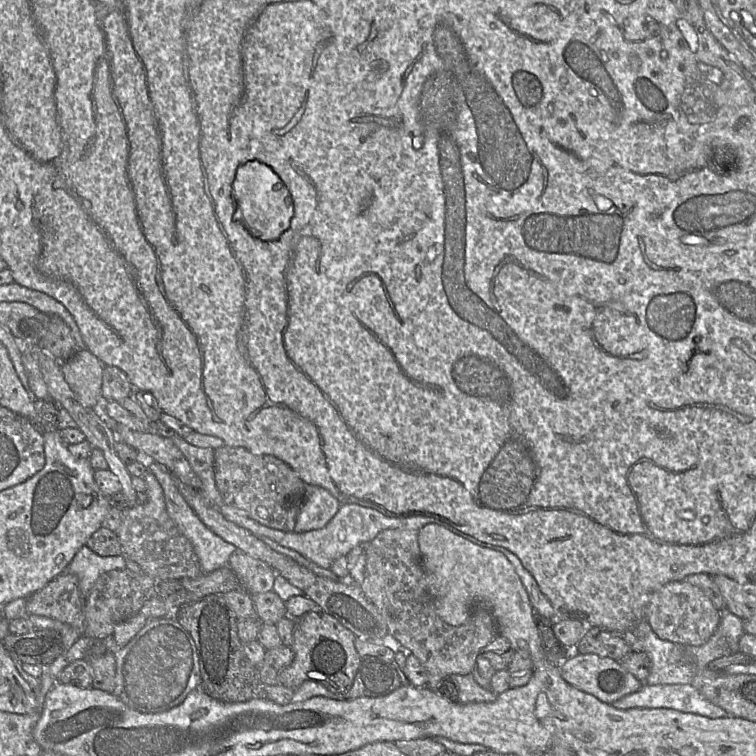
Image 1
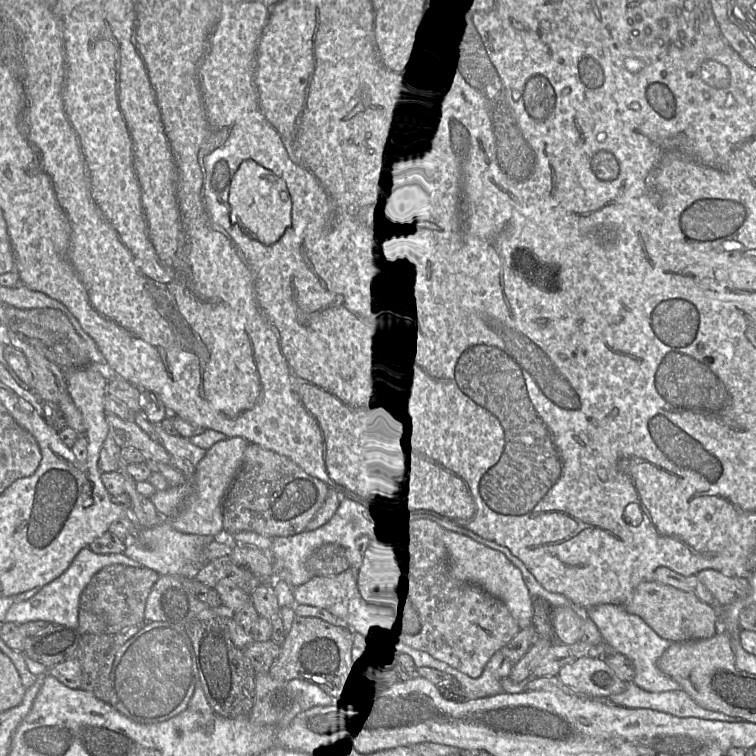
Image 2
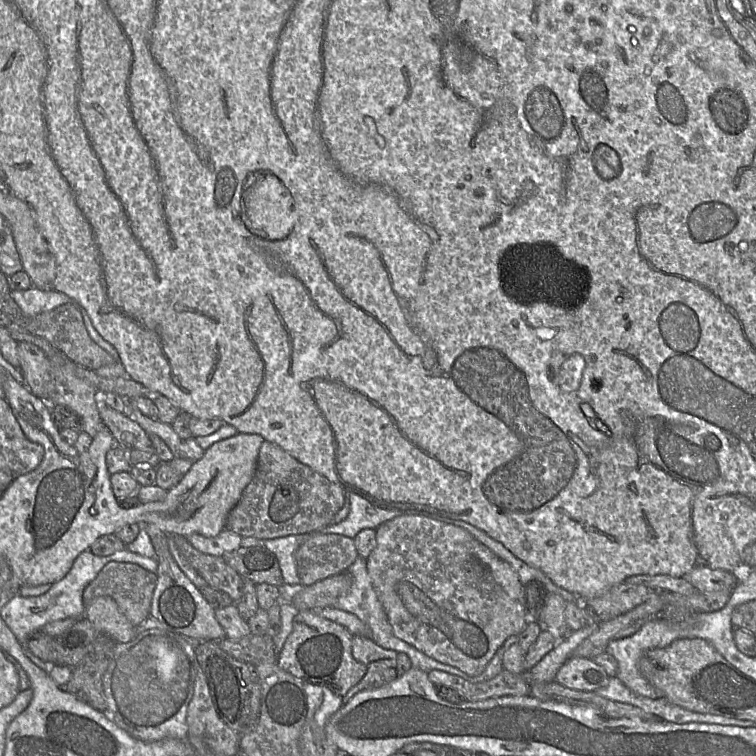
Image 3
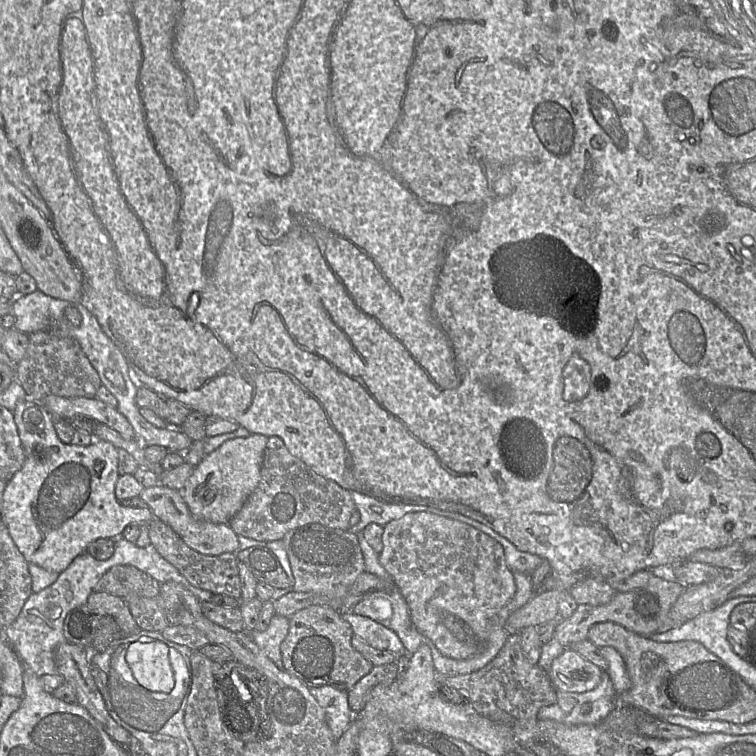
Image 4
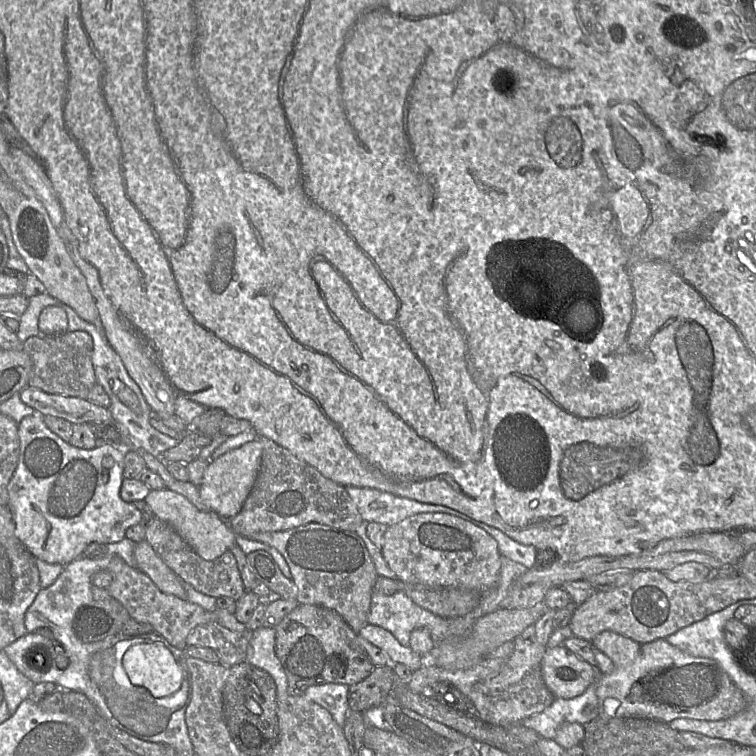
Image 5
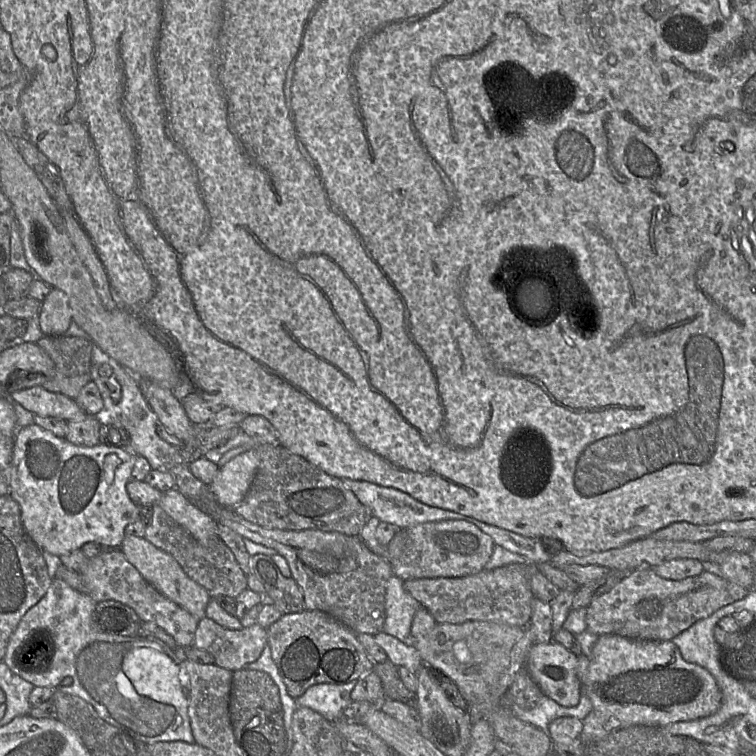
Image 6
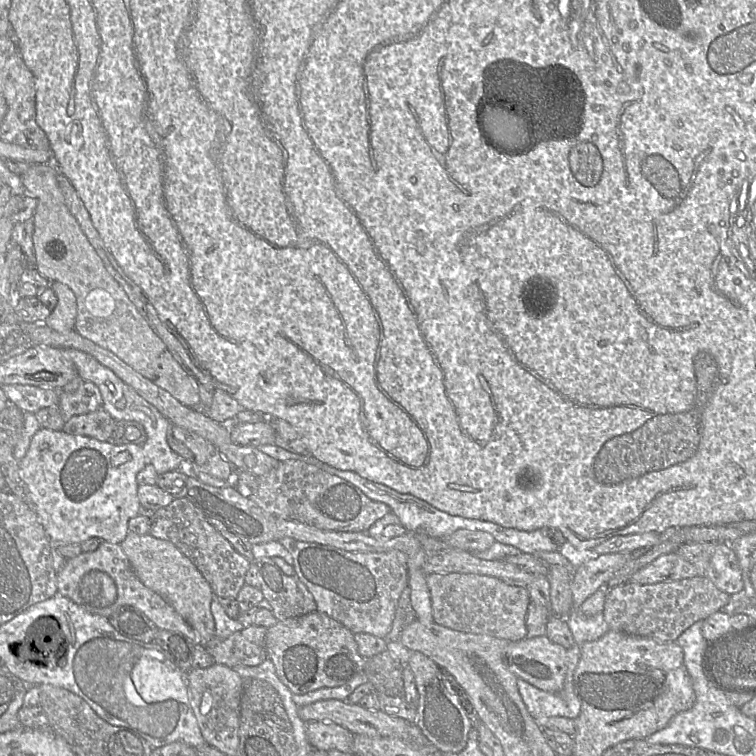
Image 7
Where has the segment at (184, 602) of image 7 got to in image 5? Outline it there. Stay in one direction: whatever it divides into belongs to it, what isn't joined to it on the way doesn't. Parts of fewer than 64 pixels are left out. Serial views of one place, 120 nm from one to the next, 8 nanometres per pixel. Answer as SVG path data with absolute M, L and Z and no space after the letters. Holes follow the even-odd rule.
M146 540L136 543L134 557L137 568L144 572L162 592L187 599L180 578L164 563Z

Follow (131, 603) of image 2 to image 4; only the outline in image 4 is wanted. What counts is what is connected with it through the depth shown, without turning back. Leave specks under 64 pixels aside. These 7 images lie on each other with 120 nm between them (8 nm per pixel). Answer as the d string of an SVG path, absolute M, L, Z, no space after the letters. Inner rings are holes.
M120 565L110 568L97 582L93 592L108 593L123 600L127 597L158 597L160 583L133 566Z

